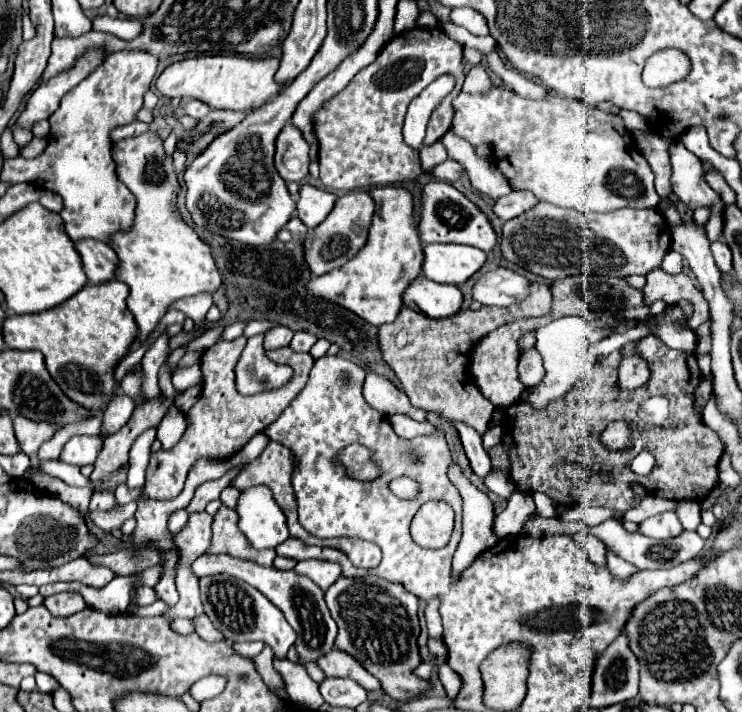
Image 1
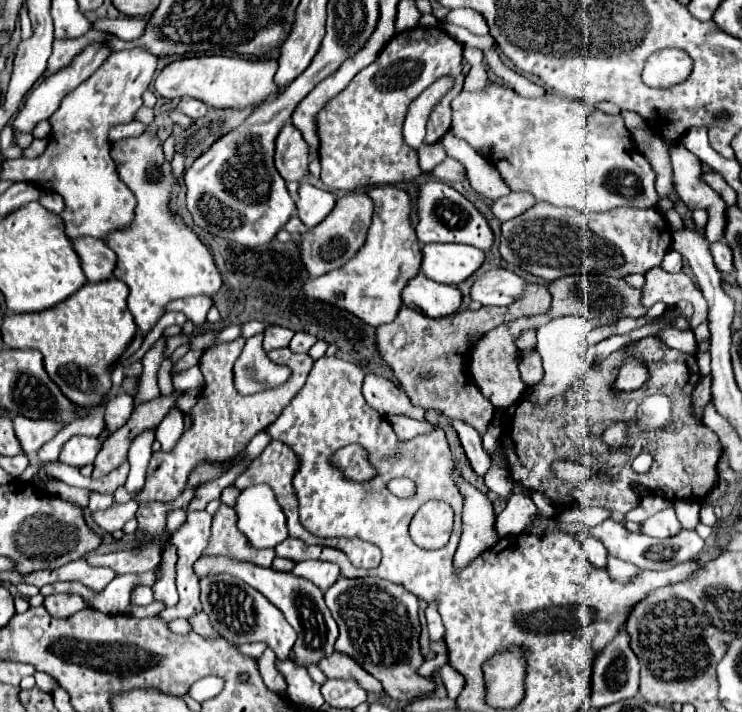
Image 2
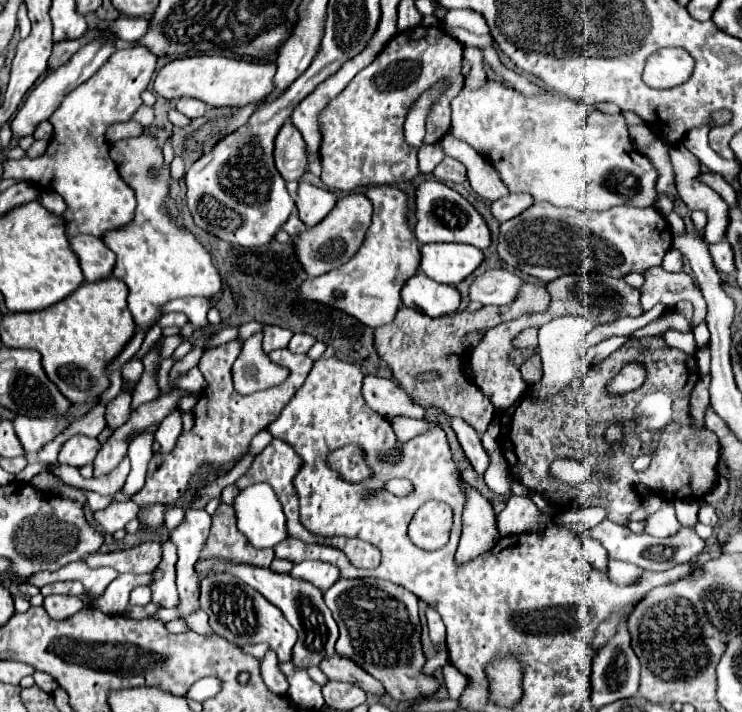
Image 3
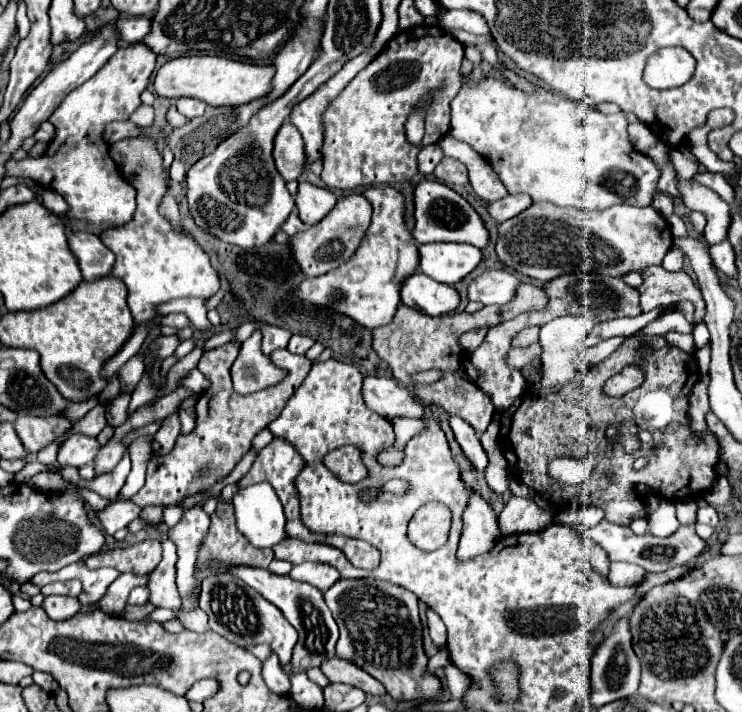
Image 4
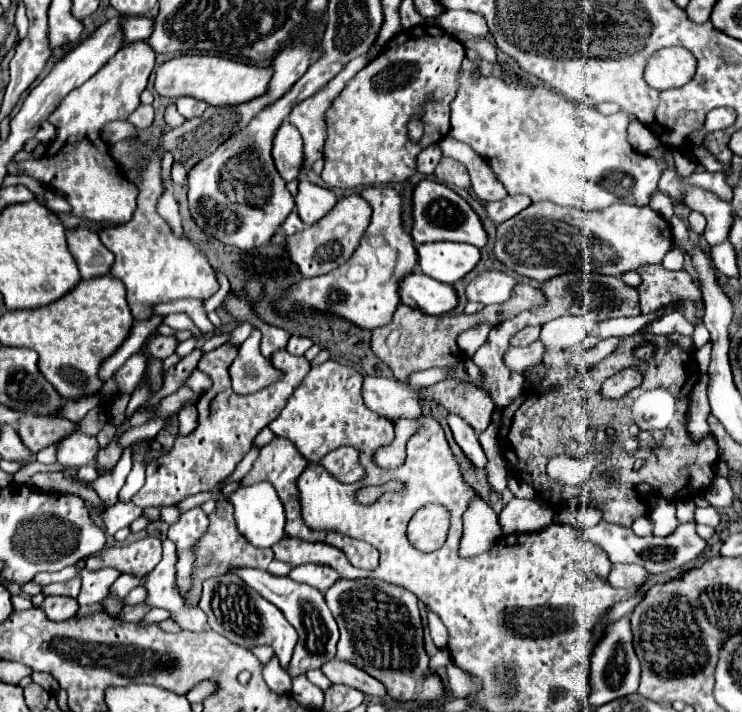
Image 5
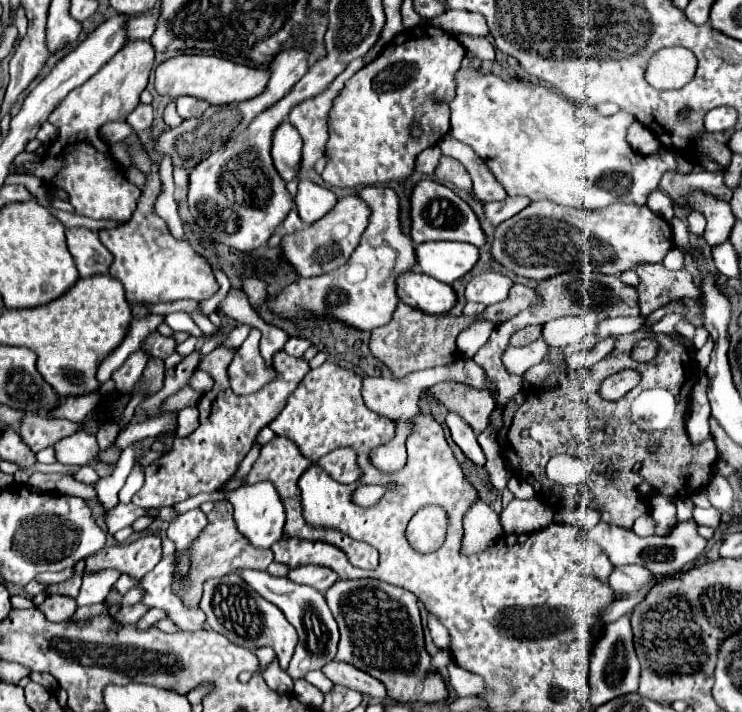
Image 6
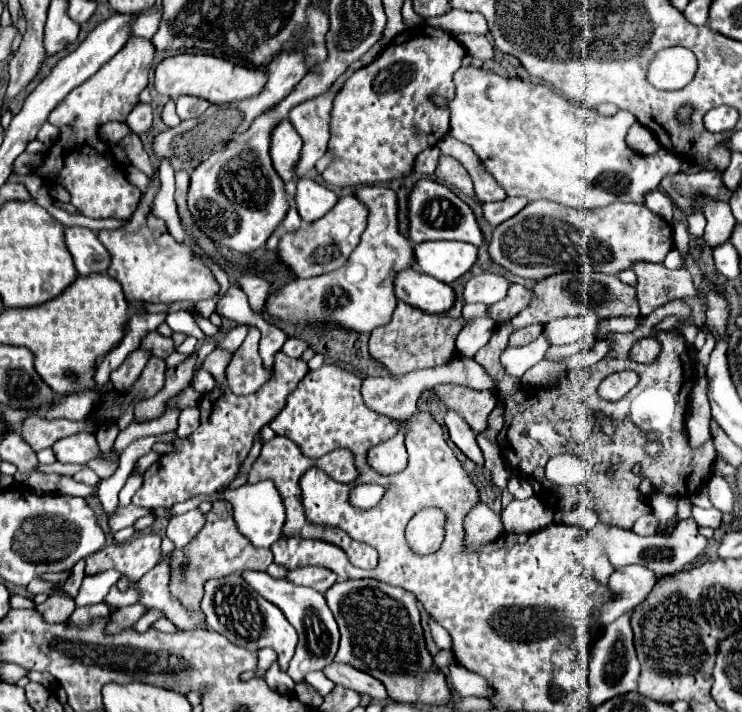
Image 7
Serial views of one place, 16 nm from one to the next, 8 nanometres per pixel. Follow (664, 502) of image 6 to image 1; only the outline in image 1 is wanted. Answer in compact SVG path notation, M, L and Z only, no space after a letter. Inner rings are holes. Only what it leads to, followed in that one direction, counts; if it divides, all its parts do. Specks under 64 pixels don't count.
M662 512L656 516L650 516L642 524L638 524L638 532L656 539L668 539L682 534L682 524L676 516L676 512Z

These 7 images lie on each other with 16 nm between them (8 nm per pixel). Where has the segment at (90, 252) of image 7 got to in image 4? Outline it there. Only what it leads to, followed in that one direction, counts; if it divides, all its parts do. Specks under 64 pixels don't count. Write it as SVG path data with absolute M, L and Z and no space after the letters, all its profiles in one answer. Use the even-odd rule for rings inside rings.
M78 232L76 236L70 234L68 242L74 256L78 258L84 280L106 278L112 272L114 254L102 244L98 236L92 236L88 232Z

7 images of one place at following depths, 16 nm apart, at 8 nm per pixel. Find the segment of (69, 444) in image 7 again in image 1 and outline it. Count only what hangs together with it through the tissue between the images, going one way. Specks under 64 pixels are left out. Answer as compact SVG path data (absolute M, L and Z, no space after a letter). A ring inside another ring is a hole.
M74 436L64 444L60 460L72 466L94 464L102 450L102 444L104 442L100 436Z

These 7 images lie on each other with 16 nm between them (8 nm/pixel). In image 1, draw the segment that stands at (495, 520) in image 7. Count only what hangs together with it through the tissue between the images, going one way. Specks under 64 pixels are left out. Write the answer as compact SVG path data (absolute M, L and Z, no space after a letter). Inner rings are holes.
M454 460L454 464L450 464L450 468L448 468L448 478L450 478L450 482L458 488L460 496L462 496L462 500L464 500L464 532L462 532L460 546L458 546L458 550L456 550L454 558L452 558L452 578L458 580L460 574L462 574L462 570L468 568L478 554L482 554L484 550L492 548L498 540L496 540L496 536L492 536L494 510L492 510L490 498L488 498L482 490L478 490L474 484L470 484L470 480L462 474L462 468L460 468L460 464L458 464L456 460Z

